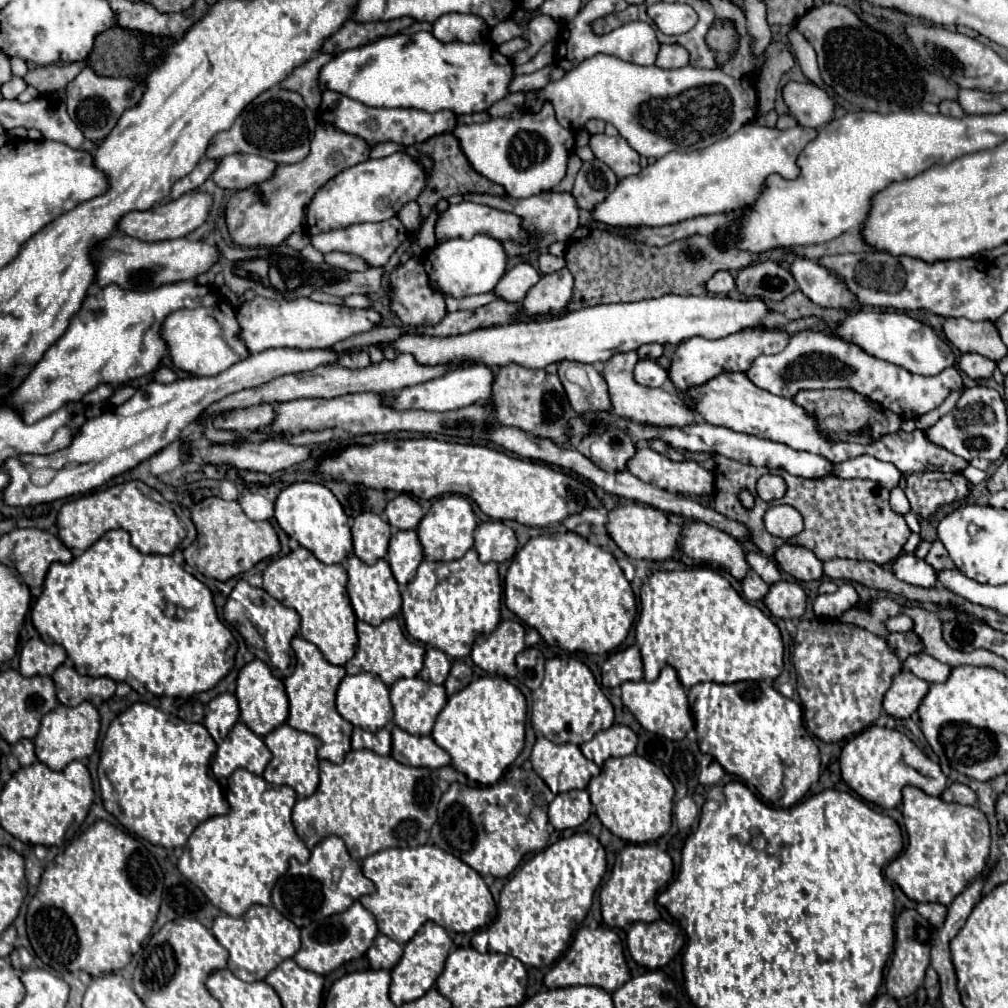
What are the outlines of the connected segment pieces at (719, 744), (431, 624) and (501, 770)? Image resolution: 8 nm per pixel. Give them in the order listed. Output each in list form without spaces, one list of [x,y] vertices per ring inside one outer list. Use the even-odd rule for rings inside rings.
[[[764,681],[732,685],[698,683],[688,691],[702,753],[714,755],[724,771],[752,785],[772,807],[792,807],[821,775],[820,753],[804,727],[802,707]]]
[[[470,549],[462,559],[456,559],[456,561],[448,561],[448,563],[422,561],[416,577],[402,589],[402,615],[406,621],[406,631],[414,639],[444,651],[448,657],[466,657],[470,655],[476,635],[480,633],[488,635],[490,631],[494,631],[494,627],[498,627],[500,599],[502,599],[502,587],[498,577],[498,565],[480,563],[478,553]]]
[[[480,677],[448,697],[446,707],[434,723],[432,737],[452,757],[452,767],[456,771],[476,783],[494,785],[520,755],[524,747],[524,725],[524,695],[502,677]]]

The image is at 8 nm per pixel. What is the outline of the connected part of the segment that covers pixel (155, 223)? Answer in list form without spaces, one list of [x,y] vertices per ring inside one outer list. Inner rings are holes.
[[[192,191],[186,193],[174,201],[168,201],[164,205],[156,205],[148,211],[130,211],[128,215],[124,215],[118,221],[118,231],[122,231],[124,235],[130,235],[134,239],[142,239],[146,243],[158,243],[158,241],[166,241],[166,239],[178,239],[188,235],[190,231],[194,231],[196,227],[200,227],[206,221],[206,215],[212,207],[212,197],[200,191]]]

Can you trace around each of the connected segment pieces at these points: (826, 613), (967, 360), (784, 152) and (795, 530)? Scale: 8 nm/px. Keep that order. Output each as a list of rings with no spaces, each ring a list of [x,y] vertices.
[[[844,583],[832,595],[818,595],[816,601],[814,601],[814,613],[816,613],[816,617],[836,619],[844,611],[852,609],[858,601],[860,601],[860,597],[858,597],[854,585],[852,583]]]
[[[964,353],[958,361],[958,369],[972,381],[988,381],[994,375],[996,363],[978,353]]]
[[[748,123],[746,127],[738,129],[734,135],[720,139],[718,143],[712,143],[706,149],[698,149],[692,153],[664,155],[654,165],[648,165],[646,169],[642,169],[638,175],[622,179],[618,183],[618,187],[614,189],[614,193],[608,195],[608,199],[592,211],[592,219],[602,221],[606,225],[618,225],[618,227],[638,227],[638,225],[662,227],[662,225],[680,223],[680,221],[686,221],[686,219],[692,219],[698,215],[734,211],[746,203],[752,203],[758,197],[762,183],[768,175],[778,173],[784,179],[796,179],[798,177],[796,159],[798,159],[802,147],[806,147],[806,143],[810,143],[816,135],[818,135],[816,129],[802,127],[802,125],[780,131],[776,127],[770,129],[764,125]]]
[[[774,505],[774,507],[770,507],[764,521],[766,521],[766,529],[772,535],[782,537],[782,539],[798,535],[802,531],[802,527],[804,527],[802,525],[802,515],[790,505]]]

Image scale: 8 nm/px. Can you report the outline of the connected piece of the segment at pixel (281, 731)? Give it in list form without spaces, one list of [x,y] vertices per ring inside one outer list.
[[[288,723],[276,727],[270,735],[264,737],[264,743],[272,751],[272,761],[264,769],[264,779],[274,785],[288,785],[292,787],[298,797],[310,797],[318,789],[318,757],[316,751],[320,747],[320,739],[292,729]]]

